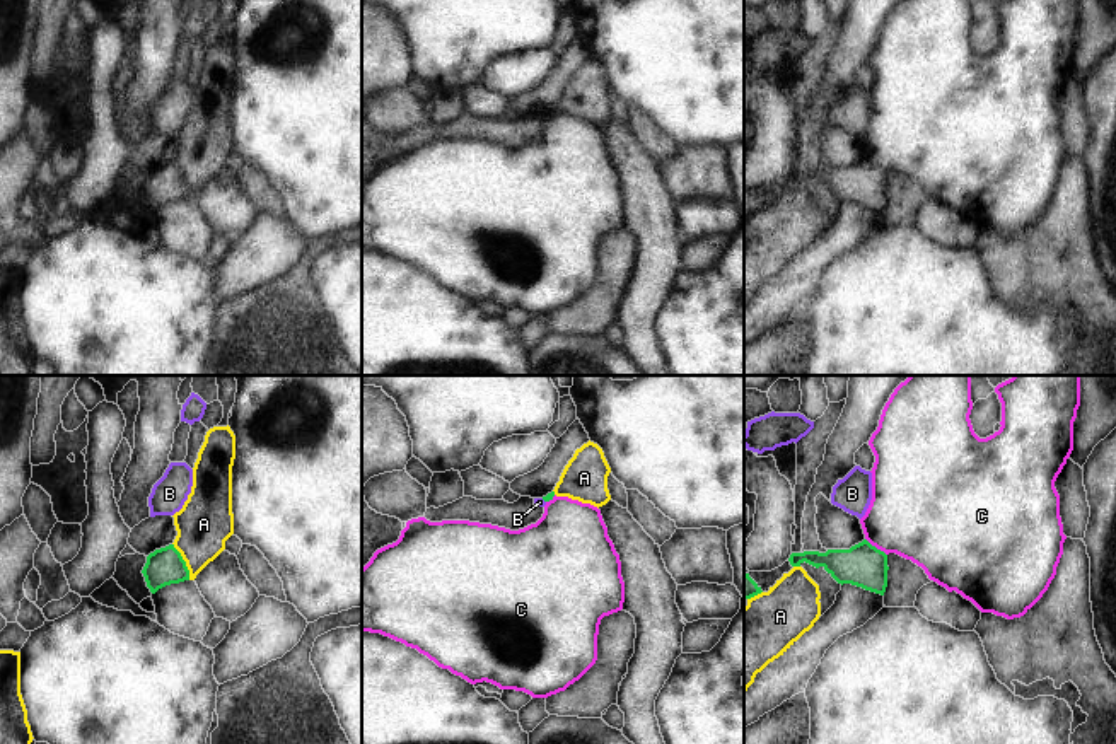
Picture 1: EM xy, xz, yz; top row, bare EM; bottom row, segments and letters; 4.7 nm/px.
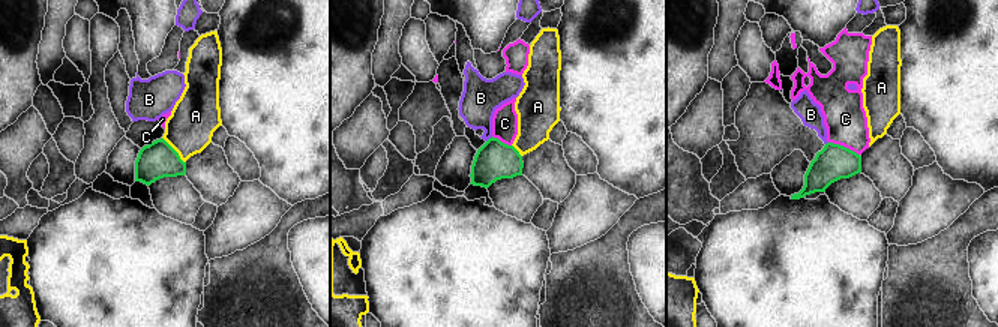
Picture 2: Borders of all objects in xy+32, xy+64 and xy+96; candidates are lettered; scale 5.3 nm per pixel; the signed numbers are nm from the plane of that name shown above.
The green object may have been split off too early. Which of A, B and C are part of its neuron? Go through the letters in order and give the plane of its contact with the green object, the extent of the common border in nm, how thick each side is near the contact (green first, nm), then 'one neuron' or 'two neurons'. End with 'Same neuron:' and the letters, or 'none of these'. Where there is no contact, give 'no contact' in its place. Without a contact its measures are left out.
A: xy | 190 nm | 170/260 nm | two neurons
B: no contact | two neurons
C: yz | 130 nm | 200/420 nm | two neurons
Same neuron: none of these

